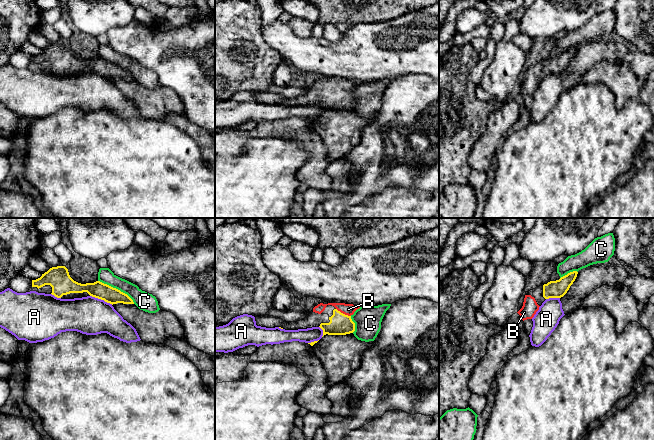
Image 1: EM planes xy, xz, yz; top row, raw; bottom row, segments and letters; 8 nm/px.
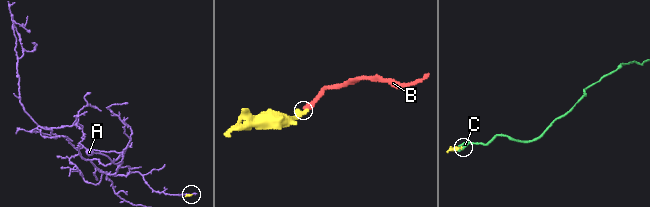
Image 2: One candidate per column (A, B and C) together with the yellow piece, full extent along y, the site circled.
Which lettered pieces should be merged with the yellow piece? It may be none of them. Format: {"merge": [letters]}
{"merge": ["B"]}

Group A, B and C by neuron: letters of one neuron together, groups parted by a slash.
A / B / C

